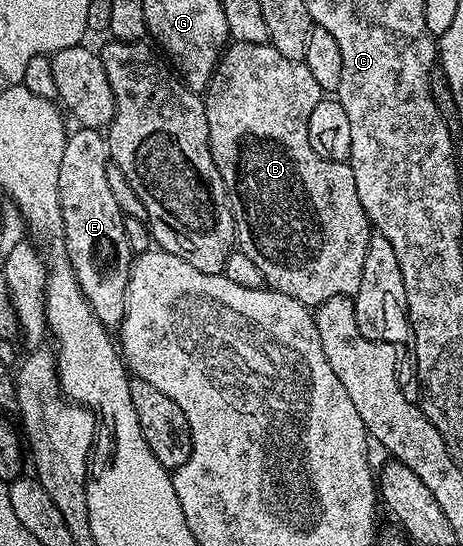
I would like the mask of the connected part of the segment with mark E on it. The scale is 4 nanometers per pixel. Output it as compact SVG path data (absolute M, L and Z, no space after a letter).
M79 127L72 130L65 141L65 153L61 153L61 173L57 177L57 185L59 212L63 218L63 242L73 265L73 273L77 277L77 285L81 285L81 293L85 293L91 312L108 329L115 329L122 323L123 314L127 311L125 297L131 276L133 252L129 249L129 241L125 237L124 213L113 198L113 192L109 190L108 166L109 156L104 132L93 127Z

